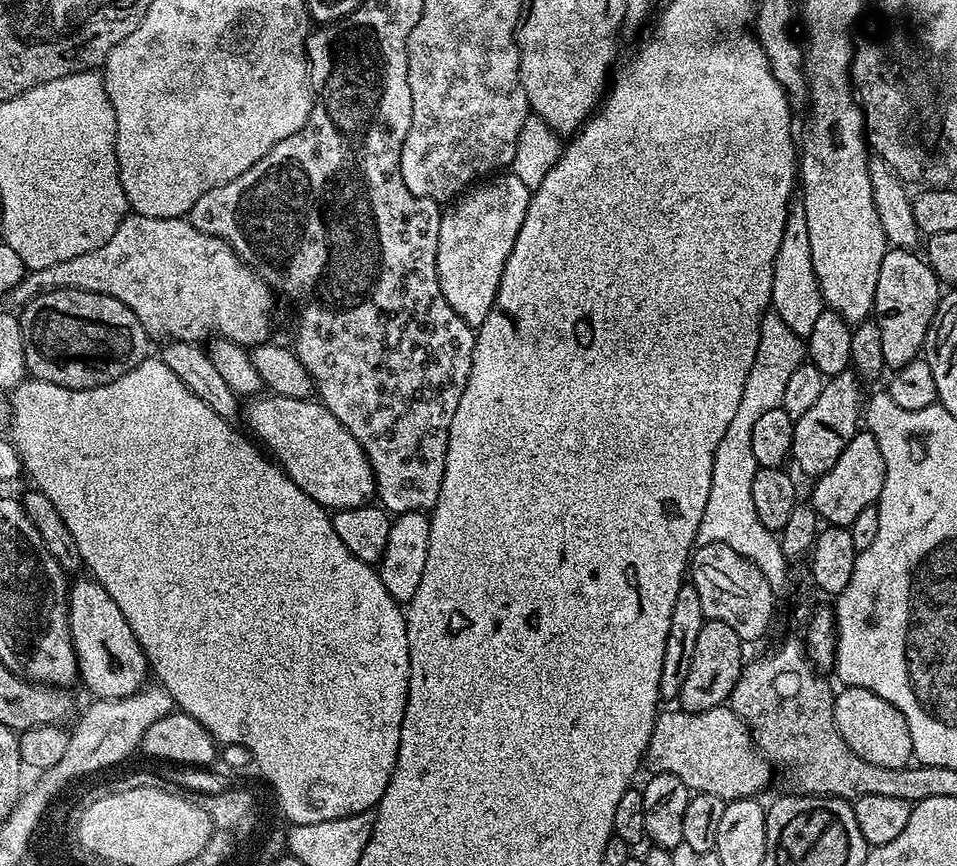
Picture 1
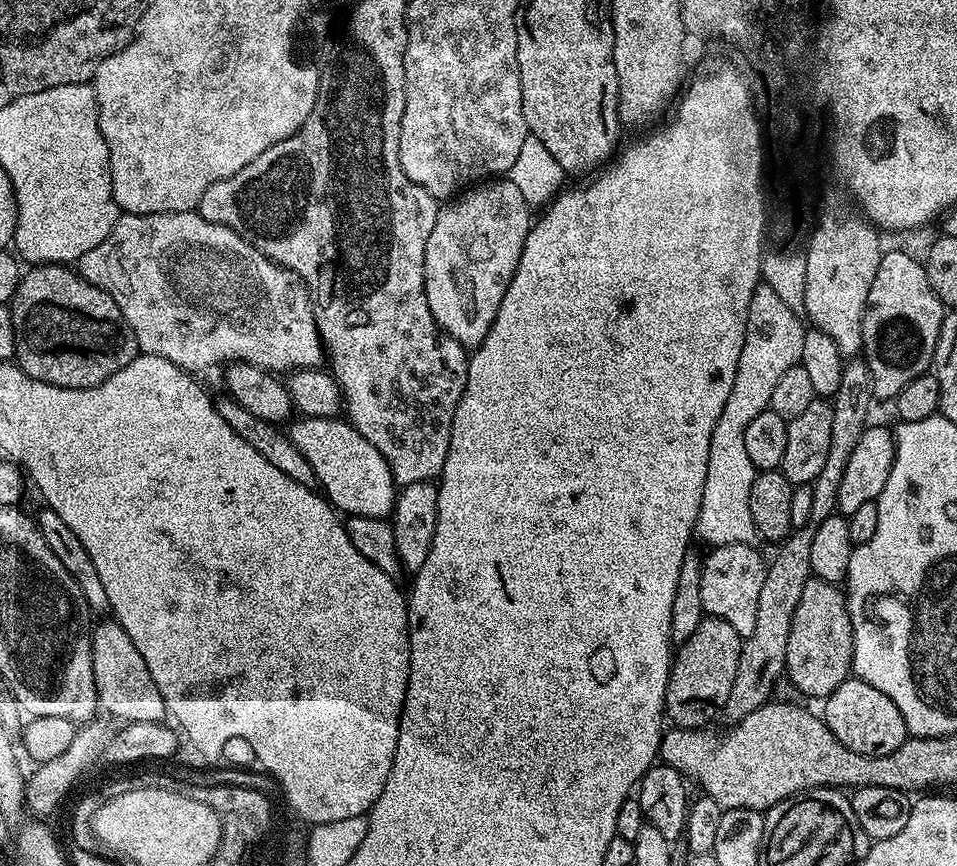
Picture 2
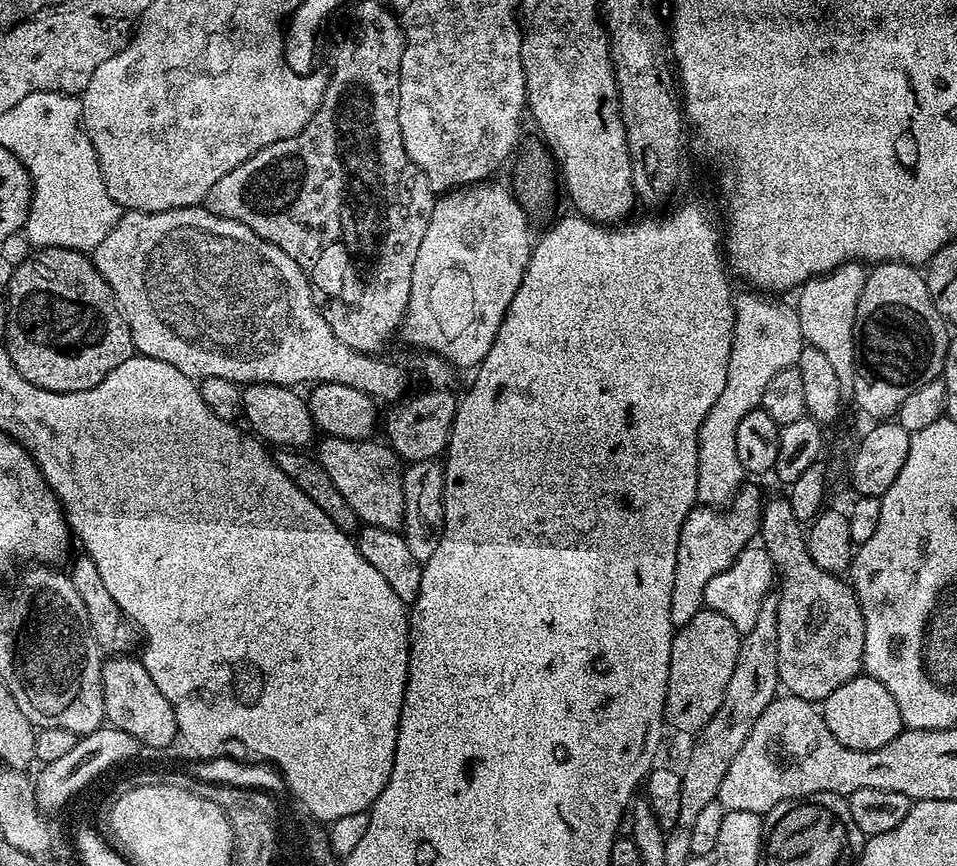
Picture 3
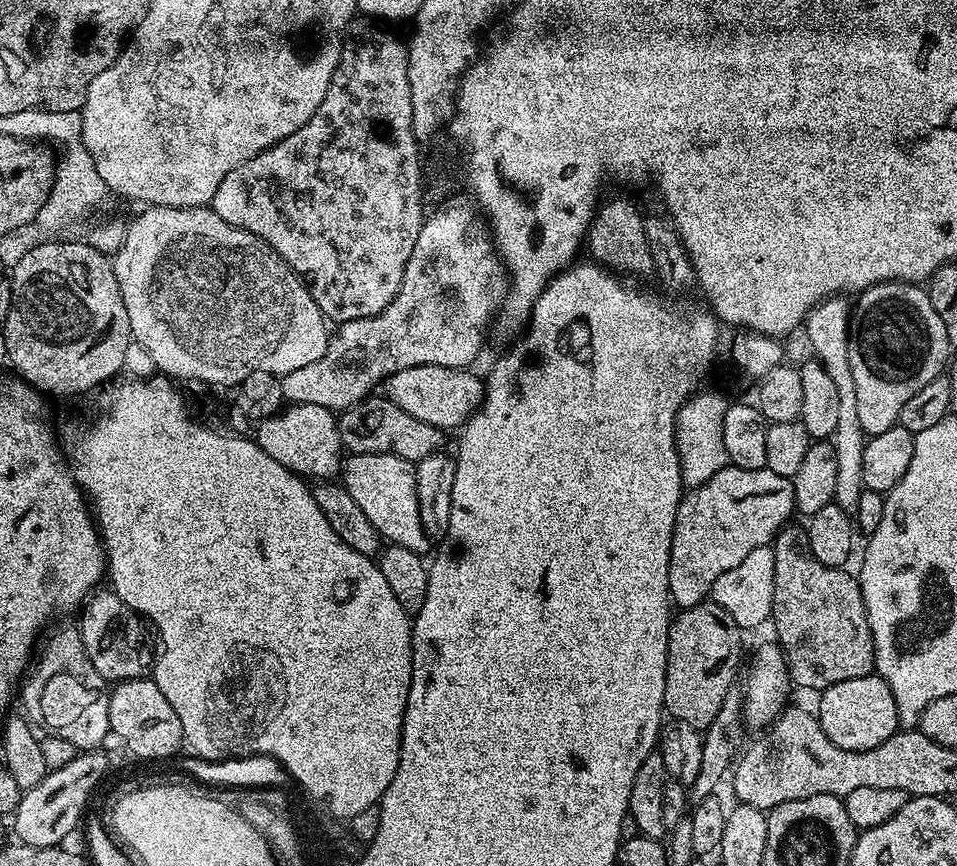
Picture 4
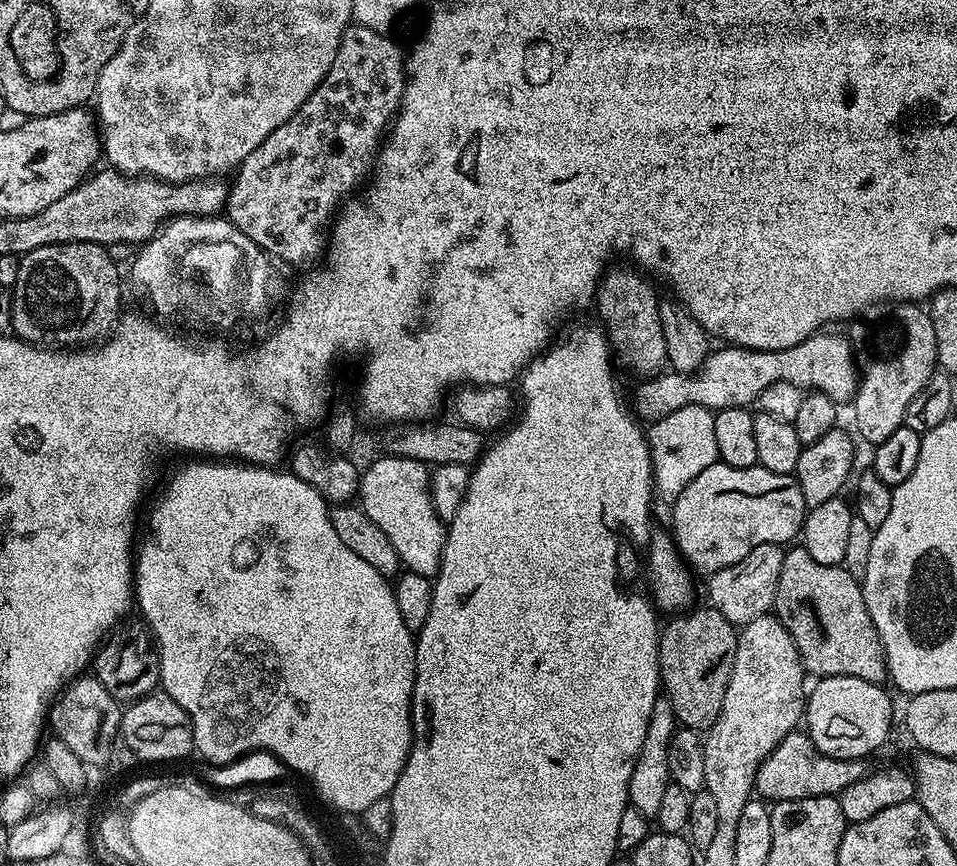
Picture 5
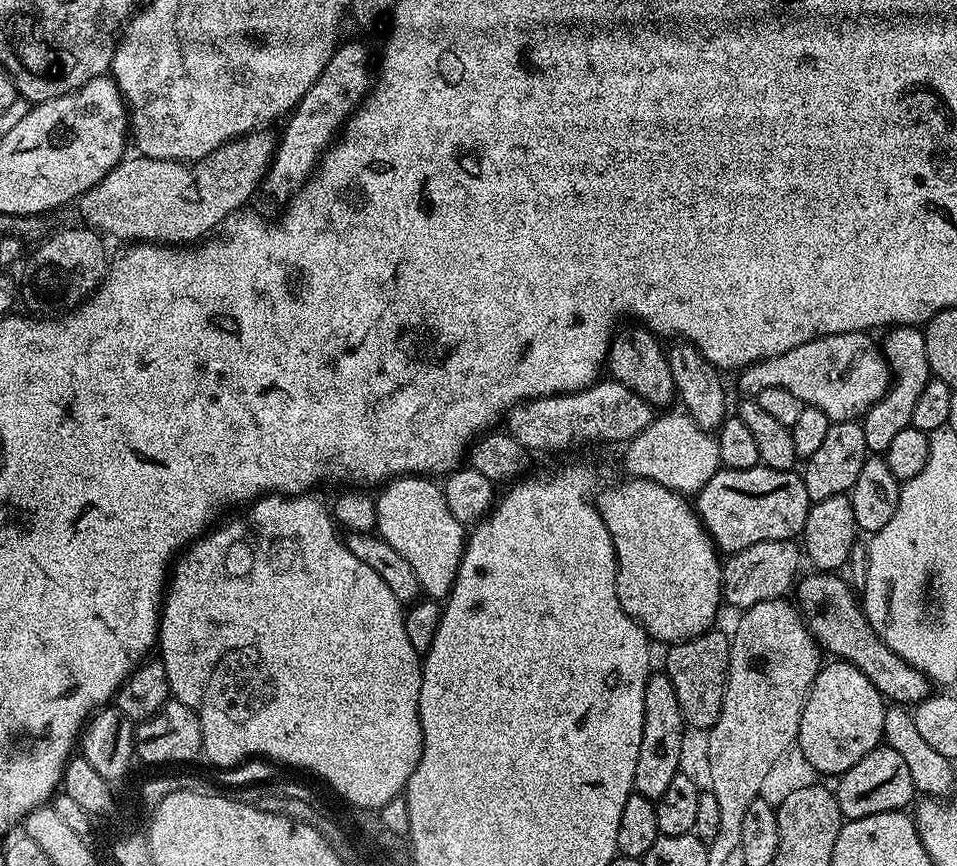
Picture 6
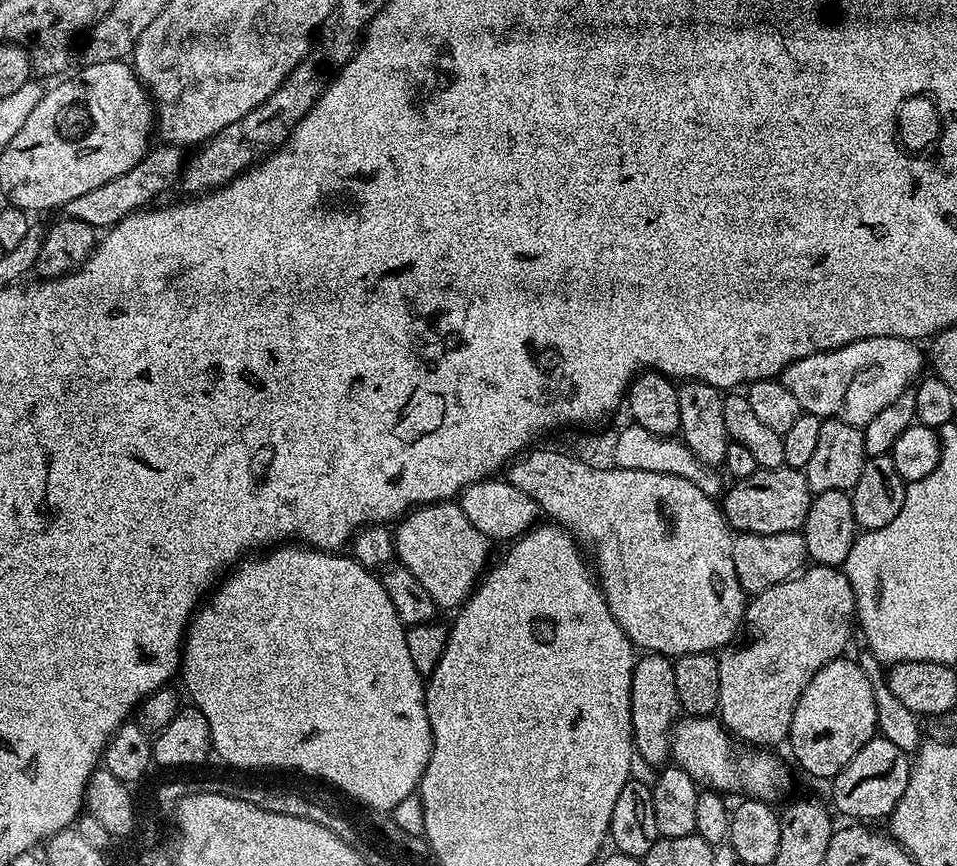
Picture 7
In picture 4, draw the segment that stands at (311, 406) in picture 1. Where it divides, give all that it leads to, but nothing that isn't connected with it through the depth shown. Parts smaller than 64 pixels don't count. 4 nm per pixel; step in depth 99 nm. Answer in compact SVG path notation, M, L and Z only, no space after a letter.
M352 454L342 465L342 483L350 498L358 502L366 518L374 522L388 544L406 546L406 550L421 554L427 553L430 537L422 526L422 514L418 510L416 465L413 461L395 454Z

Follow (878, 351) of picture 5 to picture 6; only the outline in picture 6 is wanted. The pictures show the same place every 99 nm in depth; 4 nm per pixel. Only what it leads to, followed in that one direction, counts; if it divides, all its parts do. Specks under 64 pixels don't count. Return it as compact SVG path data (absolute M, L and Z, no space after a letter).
M892 326L883 333L882 351L890 361L894 379L888 386L888 392L877 404L870 406L870 410L864 413L862 423L866 434L866 446L869 453L887 453L890 441L901 432L910 427L914 405L918 402L926 382L933 379L930 370L930 362L926 362L926 350L924 349L924 333L916 326Z

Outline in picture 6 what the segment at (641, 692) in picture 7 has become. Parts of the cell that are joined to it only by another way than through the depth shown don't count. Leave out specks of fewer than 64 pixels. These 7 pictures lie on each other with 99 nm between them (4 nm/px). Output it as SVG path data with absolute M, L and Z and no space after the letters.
M666 674L649 675L644 699L644 729L642 746L638 750L638 766L634 766L633 789L639 795L655 802L669 788L670 782L680 773L678 756L683 732L686 729L678 710L678 698L674 694L674 682Z

